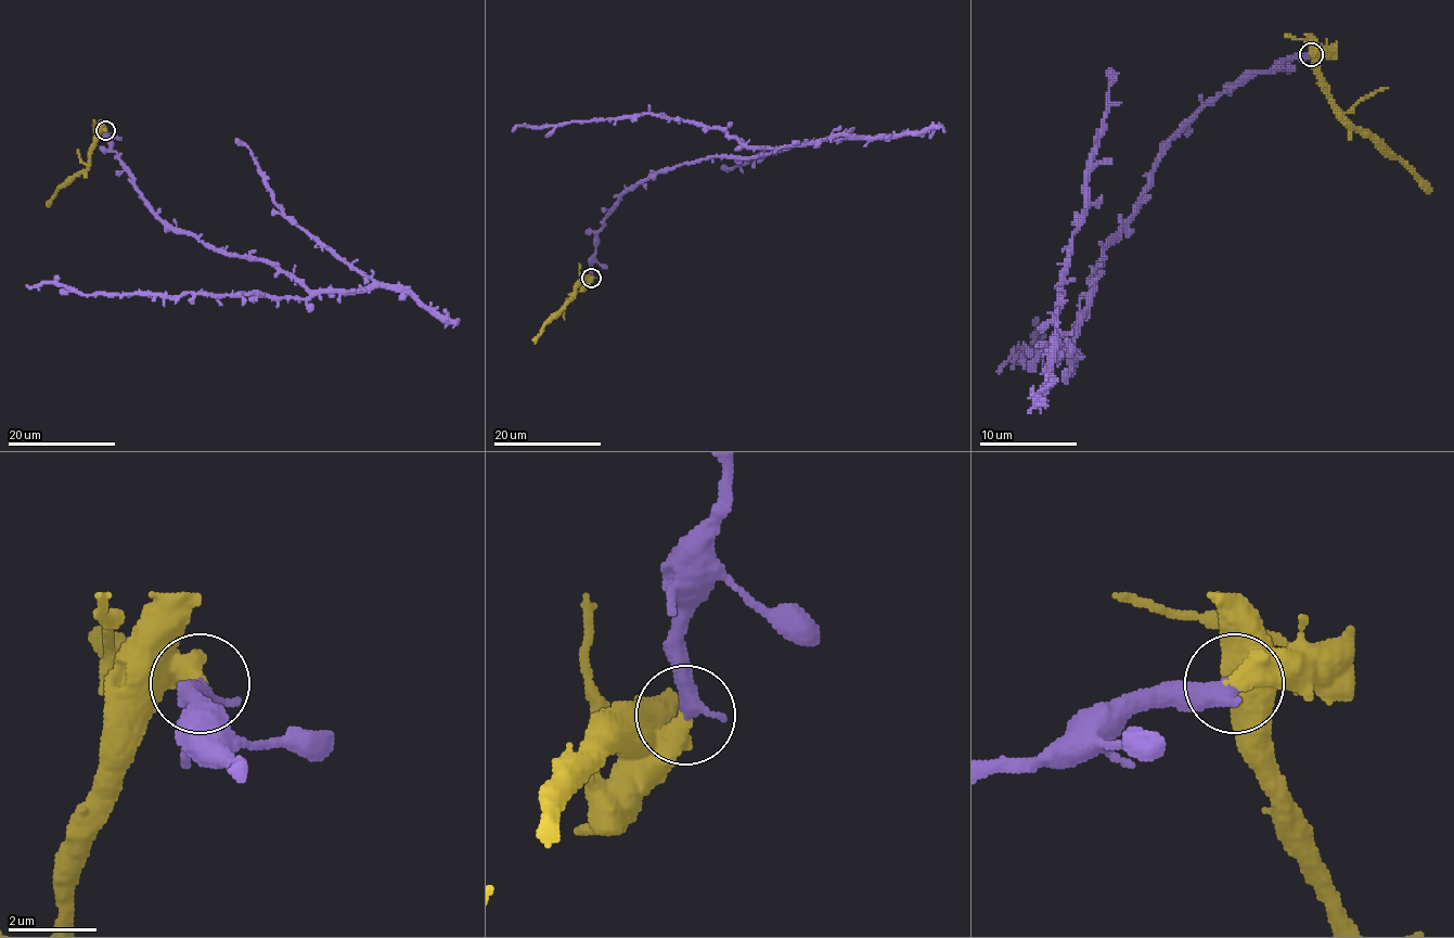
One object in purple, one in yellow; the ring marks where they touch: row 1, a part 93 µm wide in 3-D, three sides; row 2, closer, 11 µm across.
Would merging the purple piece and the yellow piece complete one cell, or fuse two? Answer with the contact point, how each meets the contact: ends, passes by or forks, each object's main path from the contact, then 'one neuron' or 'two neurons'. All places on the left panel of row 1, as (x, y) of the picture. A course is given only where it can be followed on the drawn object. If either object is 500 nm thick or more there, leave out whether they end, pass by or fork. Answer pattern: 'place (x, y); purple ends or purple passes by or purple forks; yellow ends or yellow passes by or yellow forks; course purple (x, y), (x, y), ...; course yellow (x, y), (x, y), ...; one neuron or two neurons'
place (105, 130); course purple (105, 130), (119, 164), (163, 220), (217, 248), (274, 261), (309, 295), (79, 294), (53, 283), (26, 285); course yellow (105, 130), (100, 133), (91, 151), (90, 164), (74, 174), (56, 191), (49, 207); two neurons

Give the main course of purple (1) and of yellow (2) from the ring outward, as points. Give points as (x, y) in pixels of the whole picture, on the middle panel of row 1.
1: (591, 277), (596, 232), (627, 191), (703, 158), (795, 146), (748, 148), (717, 127), (650, 114), (512, 131)
2: (591, 278), (576, 288), (576, 294), (542, 328), (535, 342)

